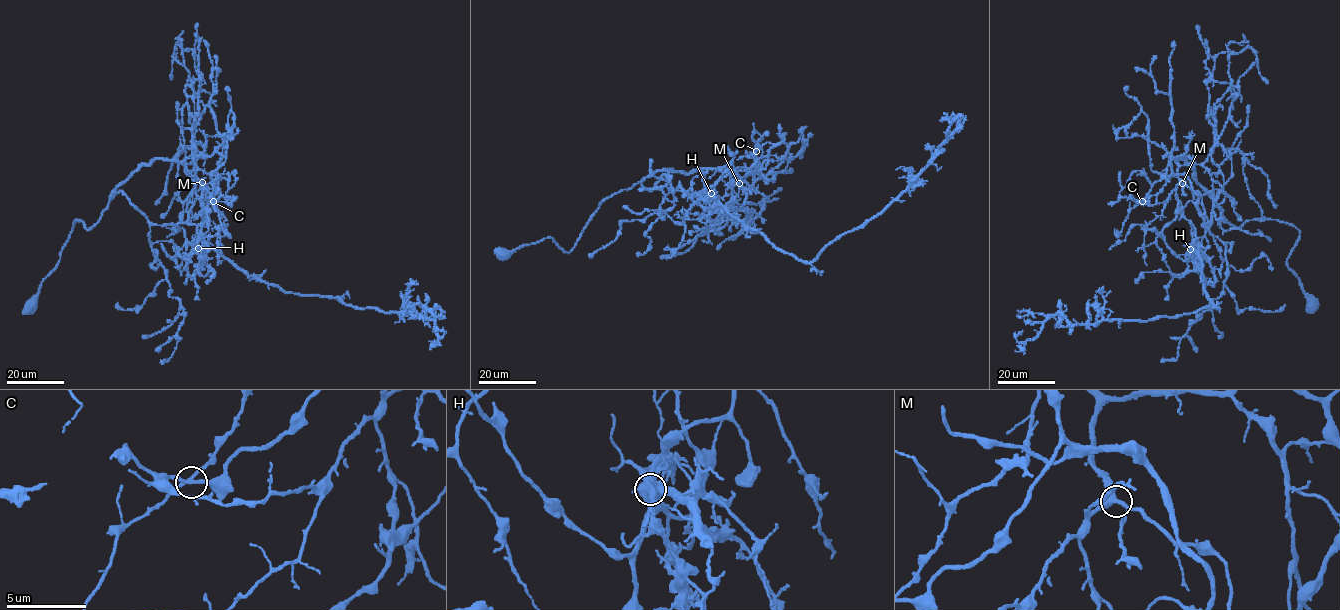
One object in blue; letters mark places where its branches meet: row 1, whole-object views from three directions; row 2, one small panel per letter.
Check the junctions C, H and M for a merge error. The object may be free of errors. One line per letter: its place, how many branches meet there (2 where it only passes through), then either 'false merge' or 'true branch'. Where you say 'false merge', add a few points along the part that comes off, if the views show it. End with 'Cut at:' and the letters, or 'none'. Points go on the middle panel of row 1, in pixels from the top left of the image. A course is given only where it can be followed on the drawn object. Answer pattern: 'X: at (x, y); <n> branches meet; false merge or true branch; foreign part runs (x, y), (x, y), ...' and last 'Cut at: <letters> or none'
C: at (756, 151); 4 branches meet; true branch
H: at (711, 193); 4 branches meet; false merge; foreign part runs (711, 193), (728, 213), (778, 248), (812, 262), (828, 245), (884, 210), (929, 162), (960, 115), (952, 119)
M: at (739, 183); 4 branches meet; true branch
Cut at: H

